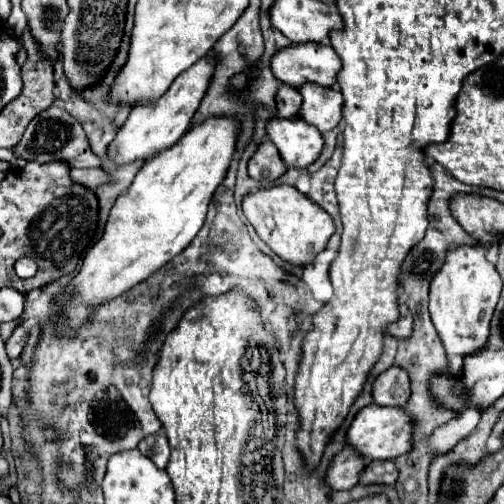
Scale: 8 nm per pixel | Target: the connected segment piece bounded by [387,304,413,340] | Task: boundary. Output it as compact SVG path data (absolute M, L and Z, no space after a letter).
M401 304L401 318L399 318L399 322L389 324L387 334L395 336L399 340L407 340L411 336L411 332L413 332L413 316L411 316L409 308L405 304Z

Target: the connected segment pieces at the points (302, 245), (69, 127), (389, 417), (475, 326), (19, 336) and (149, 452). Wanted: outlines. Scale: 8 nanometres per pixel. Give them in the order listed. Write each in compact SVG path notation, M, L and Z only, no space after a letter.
M279 184L269 190L253 192L243 200L243 214L259 234L259 238L285 262L293 266L307 266L315 262L315 256L325 250L329 238L333 236L333 220L325 210L313 204L297 188L289 184Z
M51 106L45 112L41 112L39 116L35 116L21 142L17 144L17 148L13 148L13 152L29 162L51 162L51 160L65 160L71 164L71 168L99 168L101 166L101 158L95 156L89 148L89 140L85 130L81 128L81 124L63 108Z
M369 404L359 410L347 436L349 436L349 444L357 452L361 452L367 462L389 460L389 458L393 460L401 454L407 454L413 448L413 420L411 420L411 414L407 414L405 408L401 406Z
M485 246L453 248L449 252L441 272L433 278L429 288L429 312L443 342L449 370L453 376L461 376L463 358L475 354L487 346L491 316L495 312L501 294L501 276L485 260Z
M17 326L17 328L15 328L13 336L11 336L11 338L7 340L7 344L5 344L9 358L17 358L17 356L21 354L23 346L27 344L27 336L29 336L29 330L27 330L27 328L23 328L23 326Z
M159 432L159 436L149 436L149 438L141 440L139 450L141 450L141 454L149 456L149 460L157 468L163 470L167 466L167 460L169 460L169 442L167 442L163 432Z

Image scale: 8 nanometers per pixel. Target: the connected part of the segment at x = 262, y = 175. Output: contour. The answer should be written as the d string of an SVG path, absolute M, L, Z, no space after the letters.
M265 140L249 162L249 176L255 180L263 180L263 182L275 182L285 172L287 172L287 166L281 160L277 146Z

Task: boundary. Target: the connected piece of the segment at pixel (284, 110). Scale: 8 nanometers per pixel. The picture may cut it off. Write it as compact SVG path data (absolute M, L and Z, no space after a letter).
M285 84L279 86L277 108L279 108L279 116L281 118L295 118L295 116L299 116L301 104L303 104L303 96L299 94L297 88L289 88Z

